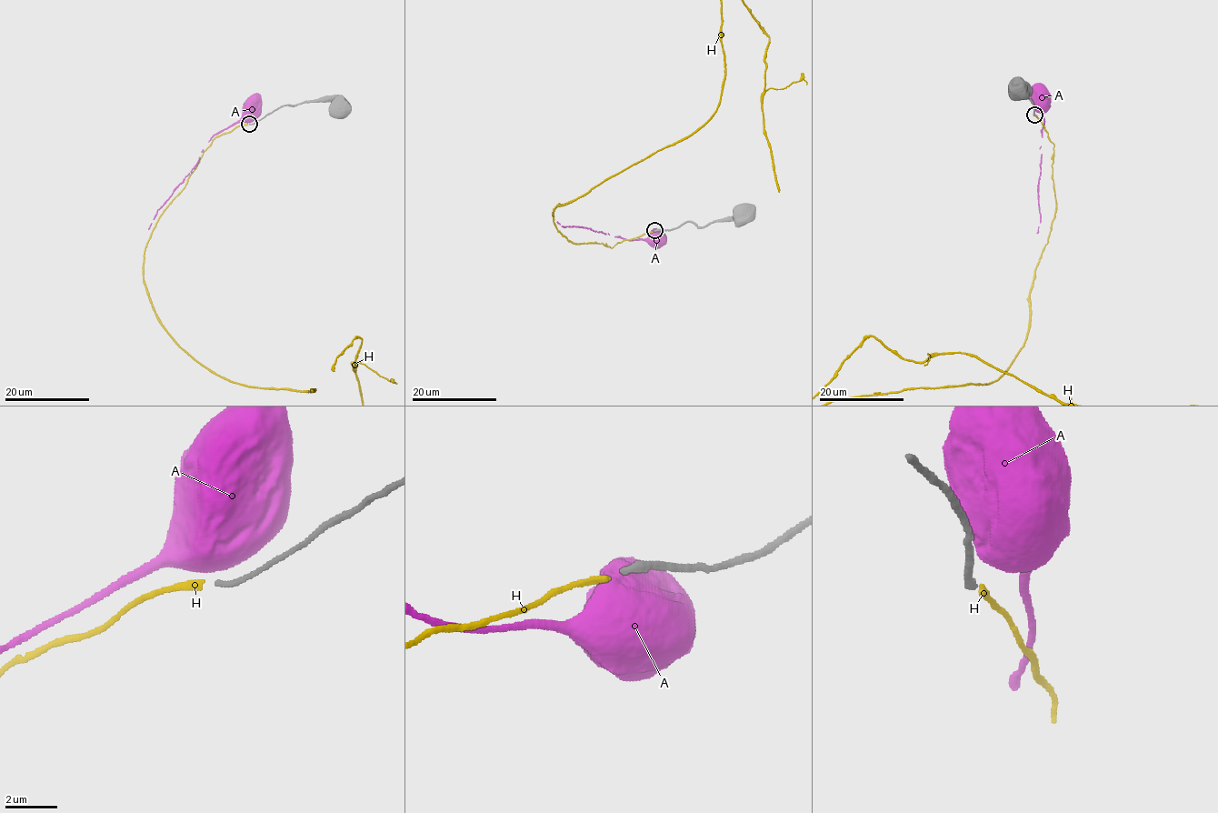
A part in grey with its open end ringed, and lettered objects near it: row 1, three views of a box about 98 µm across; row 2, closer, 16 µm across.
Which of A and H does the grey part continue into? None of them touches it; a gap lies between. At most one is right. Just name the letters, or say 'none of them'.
none of them

